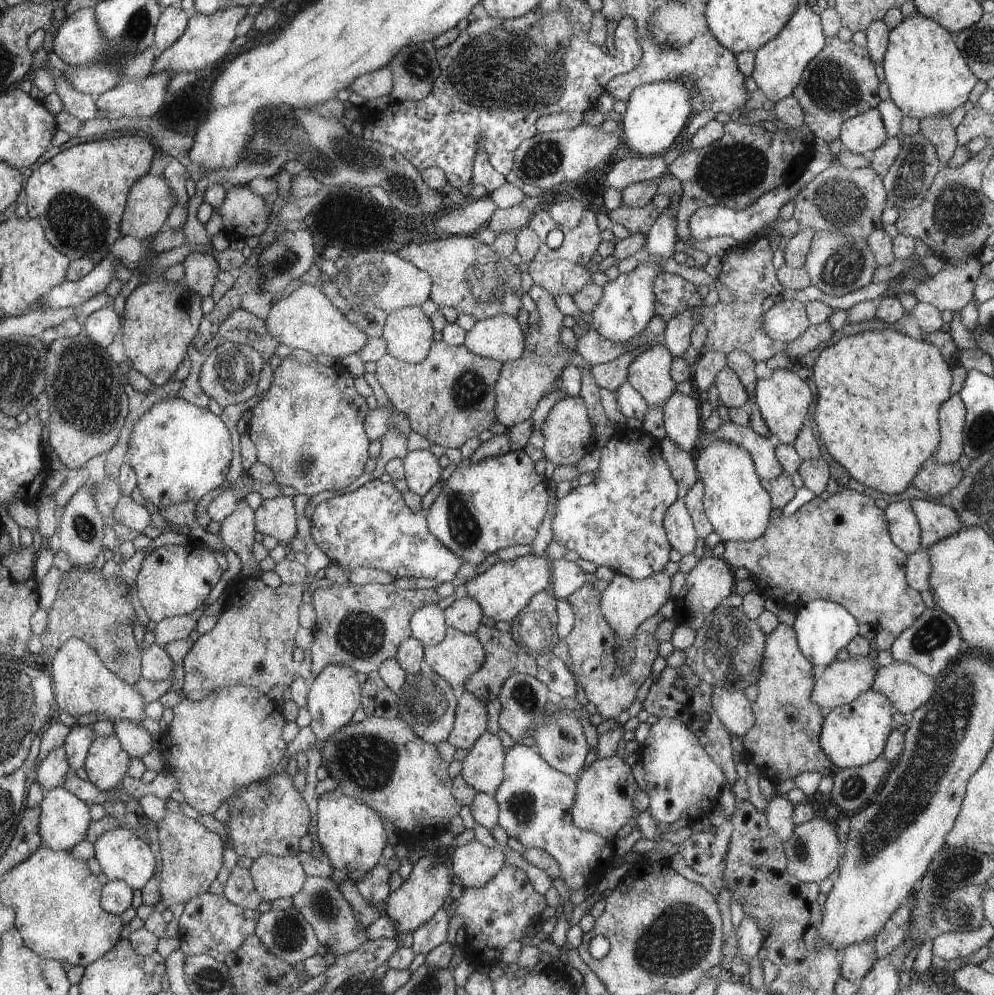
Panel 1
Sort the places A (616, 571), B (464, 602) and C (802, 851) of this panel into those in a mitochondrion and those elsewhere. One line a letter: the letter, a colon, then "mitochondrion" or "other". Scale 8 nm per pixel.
A: other
B: other
C: mitochondrion

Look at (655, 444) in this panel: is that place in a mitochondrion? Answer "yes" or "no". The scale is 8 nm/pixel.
no

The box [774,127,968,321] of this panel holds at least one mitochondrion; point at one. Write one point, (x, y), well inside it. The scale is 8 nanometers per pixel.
(840, 201)

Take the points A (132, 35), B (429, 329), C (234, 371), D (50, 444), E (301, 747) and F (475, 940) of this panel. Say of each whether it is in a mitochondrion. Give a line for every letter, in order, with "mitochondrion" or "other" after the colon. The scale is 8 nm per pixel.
A: mitochondrion
B: other
C: mitochondrion
D: other
E: other
F: other

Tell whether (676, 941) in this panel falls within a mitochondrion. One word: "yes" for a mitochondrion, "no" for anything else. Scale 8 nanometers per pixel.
yes

